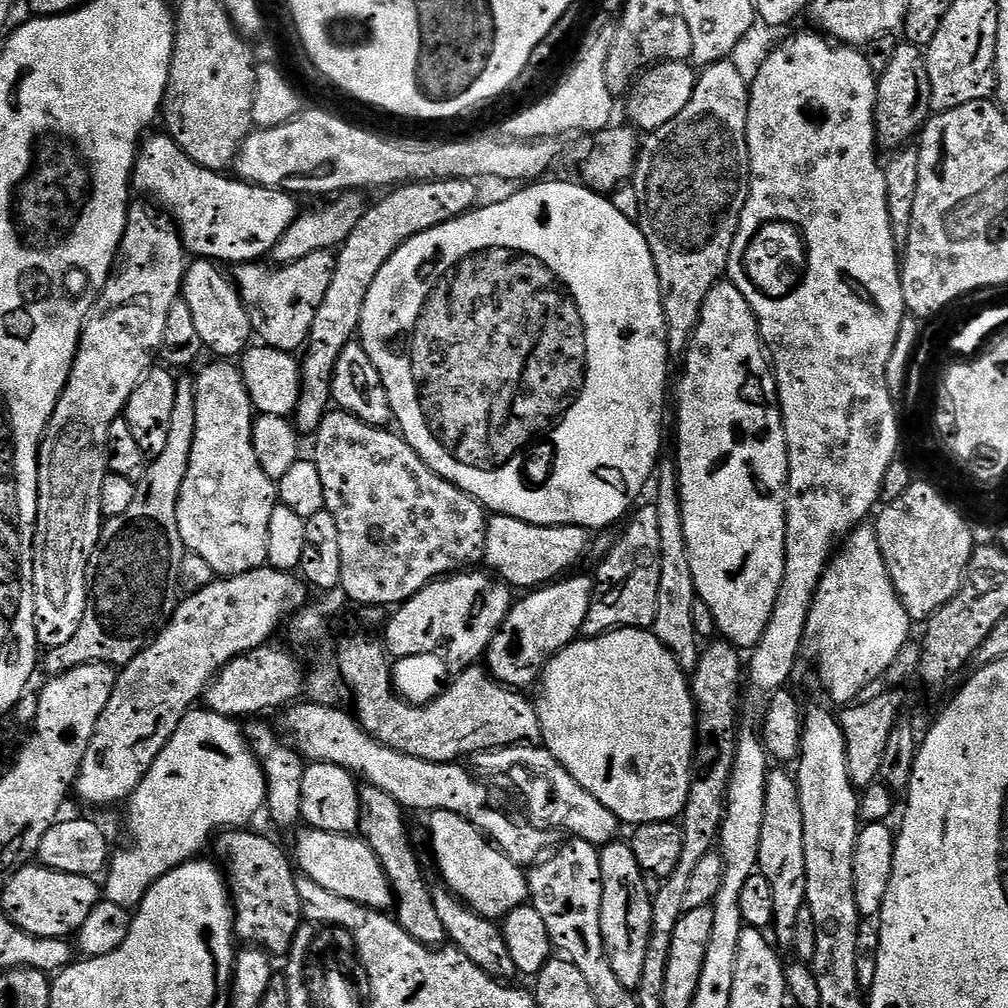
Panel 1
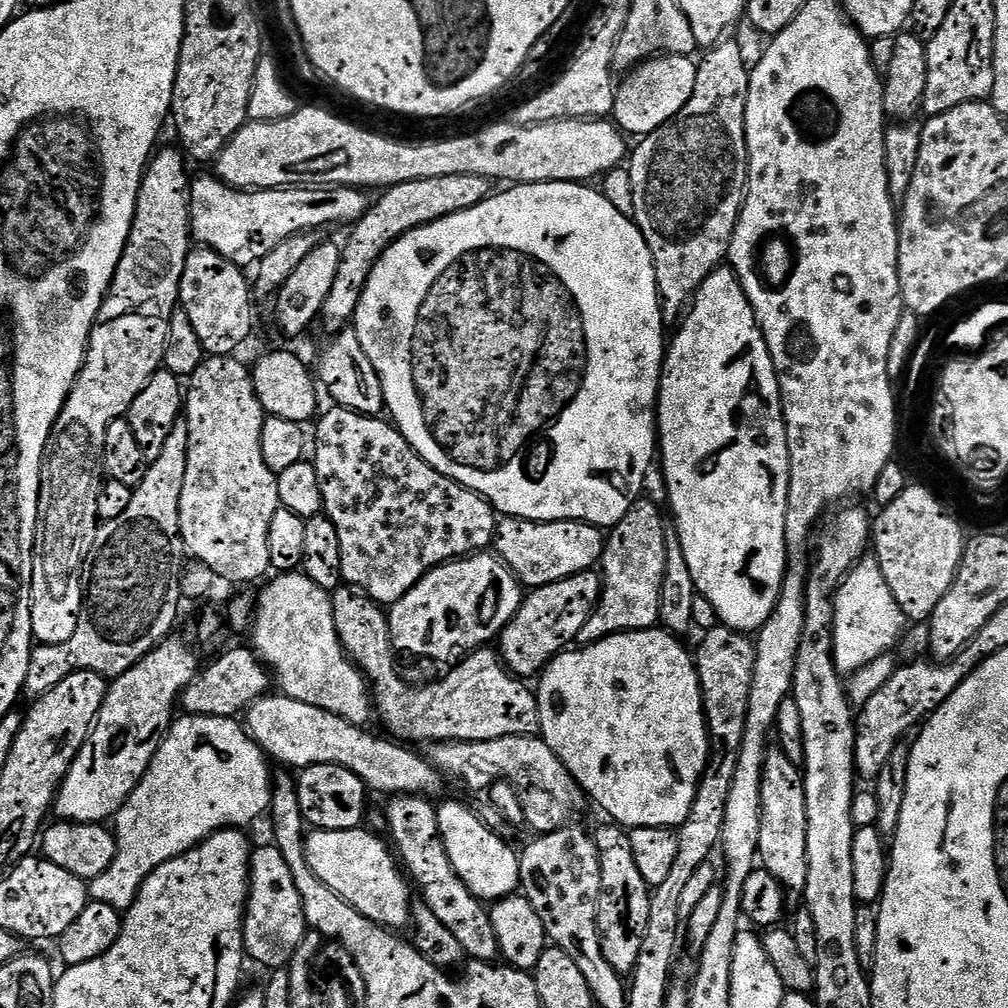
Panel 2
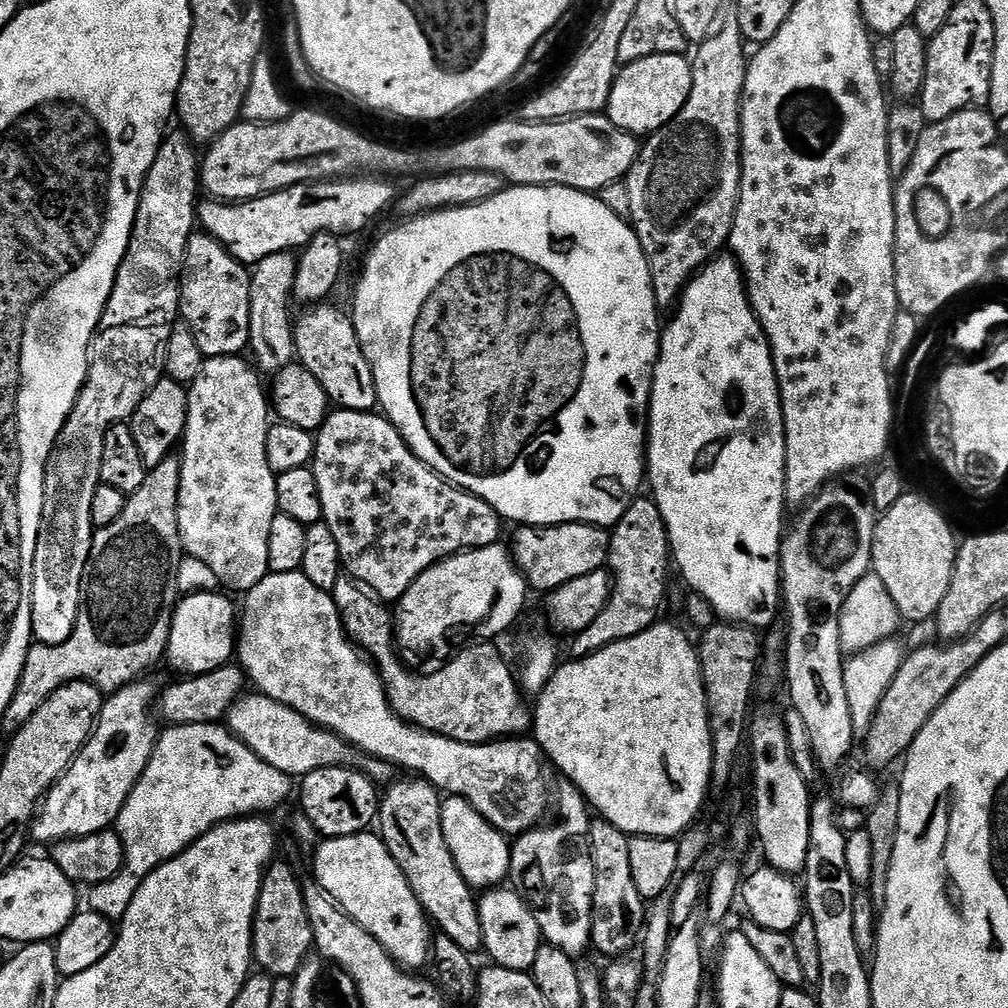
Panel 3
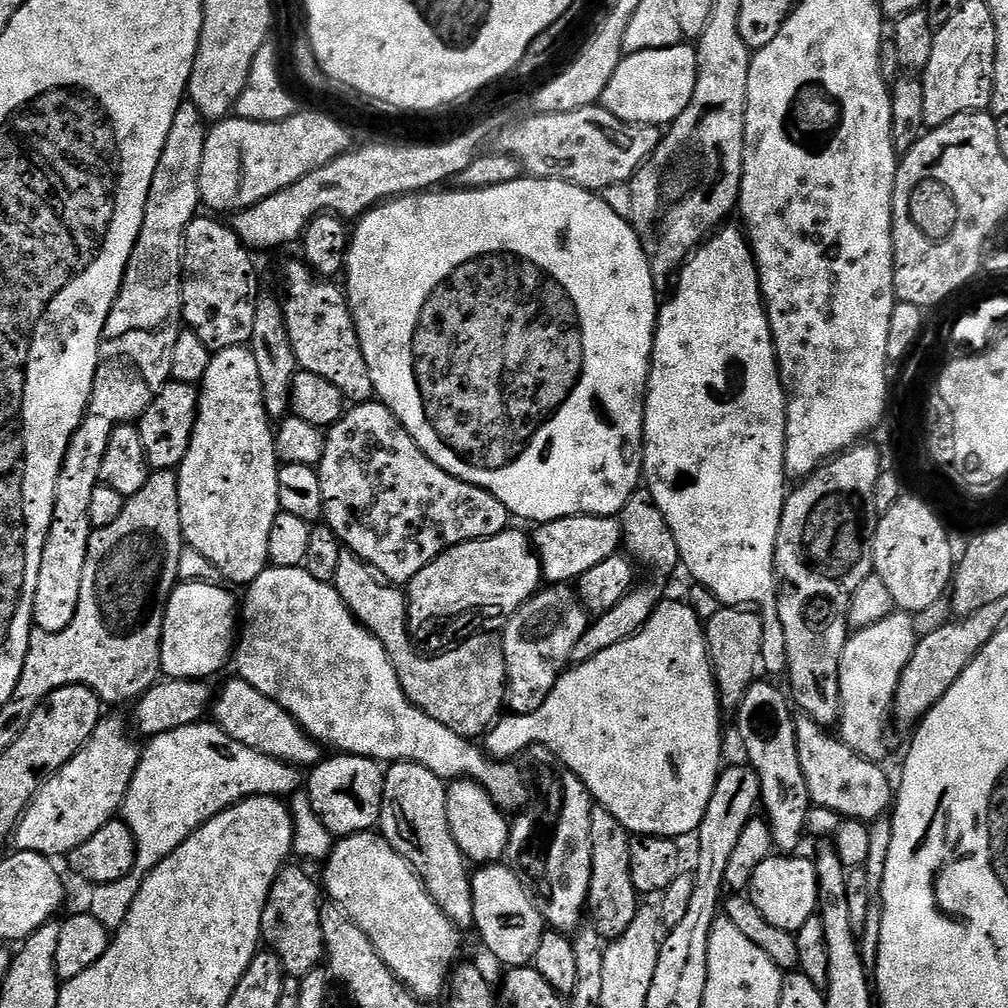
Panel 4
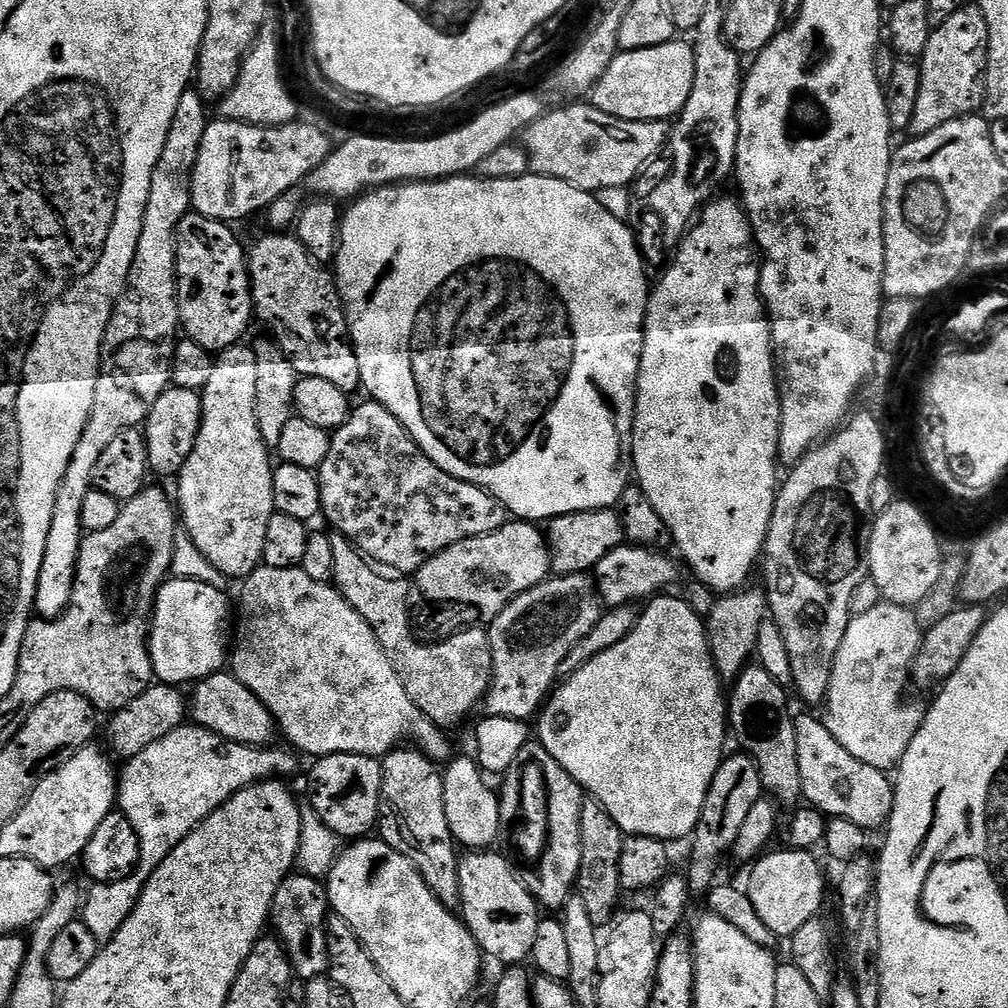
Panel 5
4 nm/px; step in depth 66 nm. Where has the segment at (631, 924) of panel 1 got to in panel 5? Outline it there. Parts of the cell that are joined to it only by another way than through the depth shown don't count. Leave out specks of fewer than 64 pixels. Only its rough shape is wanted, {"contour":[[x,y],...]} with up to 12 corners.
{"contour":[[597,800],[580,815],[578,898],[590,922],[617,919],[626,833]]}

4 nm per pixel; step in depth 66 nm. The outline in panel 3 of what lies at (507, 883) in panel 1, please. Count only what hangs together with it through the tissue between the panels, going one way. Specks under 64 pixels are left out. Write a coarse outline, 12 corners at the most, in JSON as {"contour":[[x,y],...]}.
{"contour":[[467,796],[443,801],[456,865],[476,890],[509,879],[512,844]]}

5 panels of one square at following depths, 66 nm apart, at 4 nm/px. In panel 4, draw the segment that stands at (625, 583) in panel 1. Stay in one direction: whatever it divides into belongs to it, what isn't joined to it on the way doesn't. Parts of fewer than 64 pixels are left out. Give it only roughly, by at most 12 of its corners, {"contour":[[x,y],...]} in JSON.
{"contour":[[647,491],[618,519],[623,551],[656,577],[595,617],[573,657],[641,632],[681,567],[678,542]]}

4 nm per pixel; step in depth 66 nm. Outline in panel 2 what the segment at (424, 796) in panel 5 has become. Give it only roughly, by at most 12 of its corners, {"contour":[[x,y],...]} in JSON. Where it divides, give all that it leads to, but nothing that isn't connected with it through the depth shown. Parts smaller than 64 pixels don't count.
{"contour":[[393,795],[399,863],[465,957],[499,961],[489,909],[458,878],[437,805]]}

